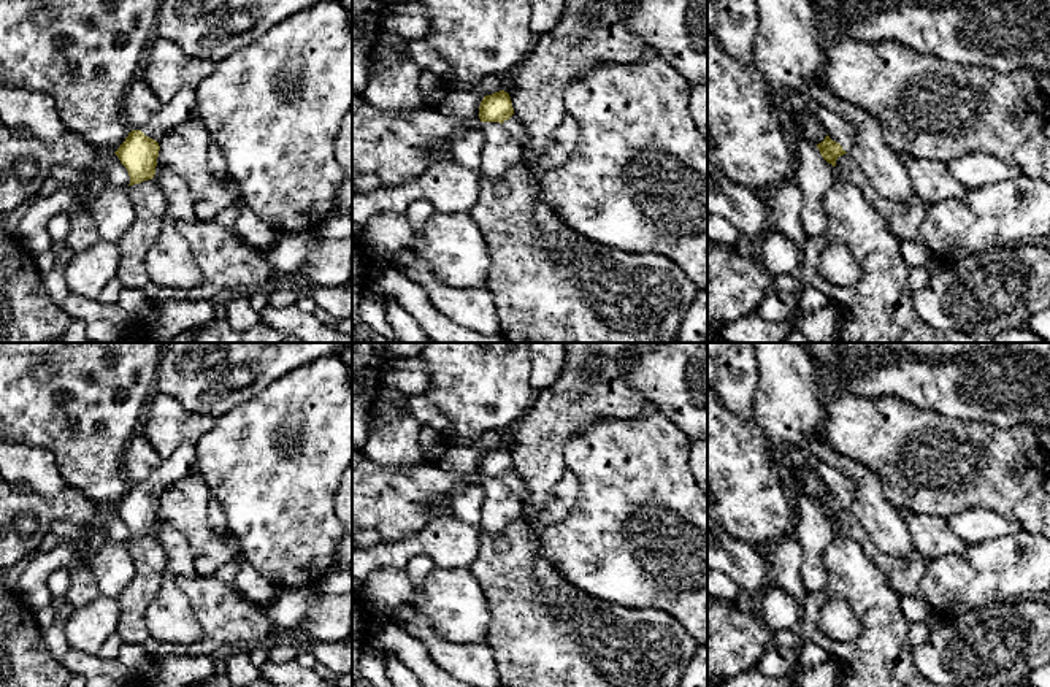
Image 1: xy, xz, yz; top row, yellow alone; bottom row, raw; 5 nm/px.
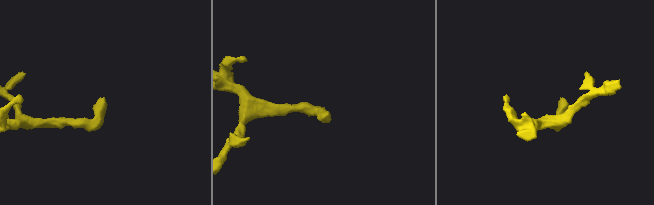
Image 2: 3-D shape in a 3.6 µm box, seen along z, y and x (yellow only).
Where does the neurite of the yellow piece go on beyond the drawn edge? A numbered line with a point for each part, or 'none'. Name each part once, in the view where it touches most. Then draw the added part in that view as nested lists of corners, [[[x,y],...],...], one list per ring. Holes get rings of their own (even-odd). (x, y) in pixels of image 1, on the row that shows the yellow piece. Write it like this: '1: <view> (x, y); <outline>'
1: yz (838, 129); [[[814,102],[807,105],[809,105],[809,109],[817,116],[826,135],[833,141],[839,143],[845,152],[850,152],[852,144],[858,135],[858,129],[852,125],[845,117],[839,116],[836,111],[826,106],[822,106]]]

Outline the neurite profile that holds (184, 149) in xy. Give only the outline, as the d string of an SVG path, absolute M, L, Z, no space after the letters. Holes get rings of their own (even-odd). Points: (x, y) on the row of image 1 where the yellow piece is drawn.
M200 114L173 129L159 143L157 167L173 168L187 182L195 216L200 221L214 219L240 197L236 182L220 181L209 175L209 143L211 136Z

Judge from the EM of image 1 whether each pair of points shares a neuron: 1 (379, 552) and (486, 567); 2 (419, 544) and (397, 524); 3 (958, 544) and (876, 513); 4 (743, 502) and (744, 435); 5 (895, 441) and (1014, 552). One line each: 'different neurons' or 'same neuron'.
1: different neurons
2: different neurons
3: different neurons
4: same neuron
5: different neurons

